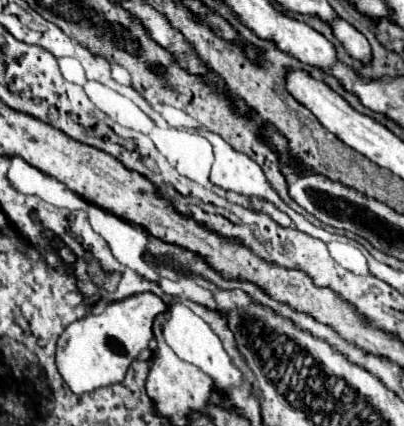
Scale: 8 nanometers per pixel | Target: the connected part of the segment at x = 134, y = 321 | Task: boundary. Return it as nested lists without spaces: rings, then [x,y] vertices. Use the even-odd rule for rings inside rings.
[[[137,293],[127,299],[109,303],[103,311],[89,313],[87,317],[71,323],[57,341],[55,363],[75,395],[83,395],[95,391],[99,387],[107,387],[119,383],[125,377],[129,363],[139,355],[139,351],[147,349],[153,339],[153,319],[155,315],[165,311],[165,303],[153,293]]]

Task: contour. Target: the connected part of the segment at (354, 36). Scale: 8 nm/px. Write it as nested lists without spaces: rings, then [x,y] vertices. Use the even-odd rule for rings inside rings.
[[[333,21],[333,33],[335,37],[343,43],[343,47],[347,49],[347,53],[353,59],[359,61],[369,61],[369,43],[365,41],[365,37],[361,33],[357,33],[357,29],[353,29],[347,21]]]

